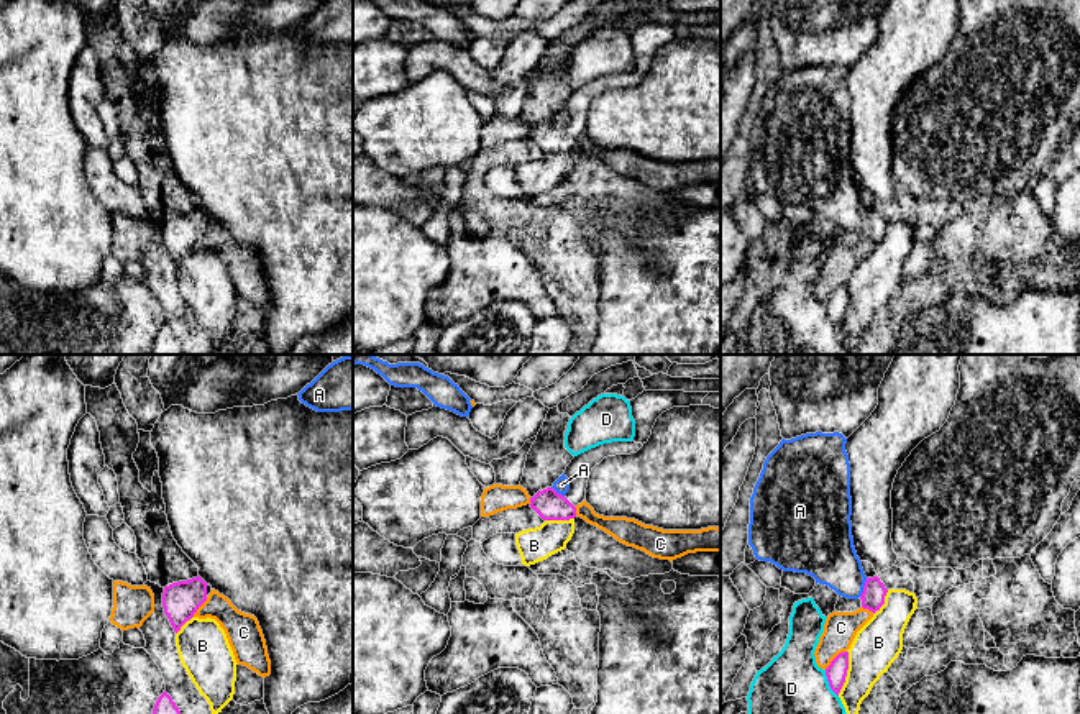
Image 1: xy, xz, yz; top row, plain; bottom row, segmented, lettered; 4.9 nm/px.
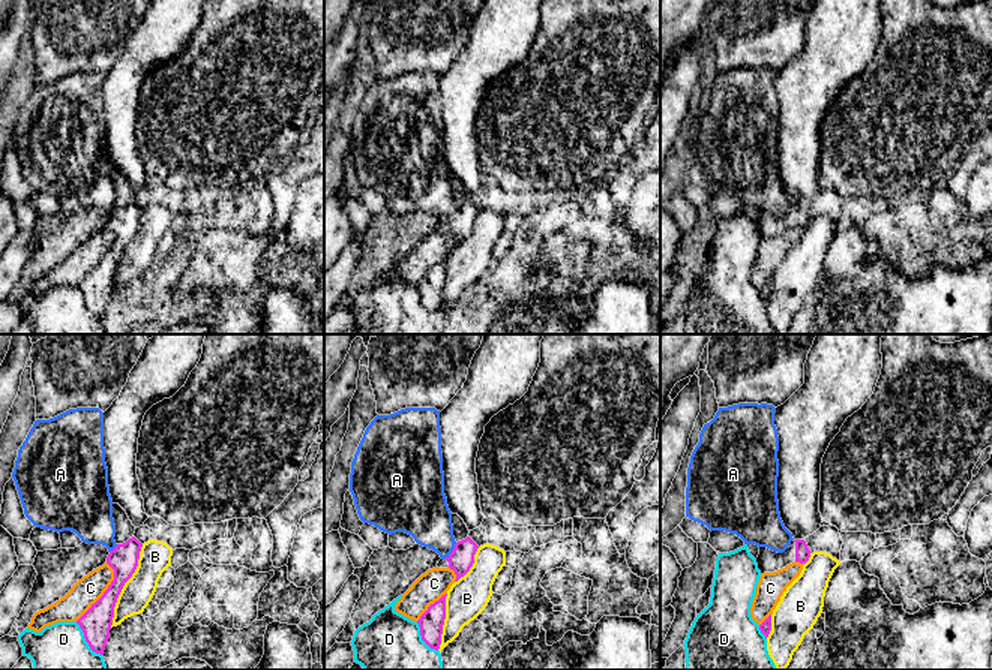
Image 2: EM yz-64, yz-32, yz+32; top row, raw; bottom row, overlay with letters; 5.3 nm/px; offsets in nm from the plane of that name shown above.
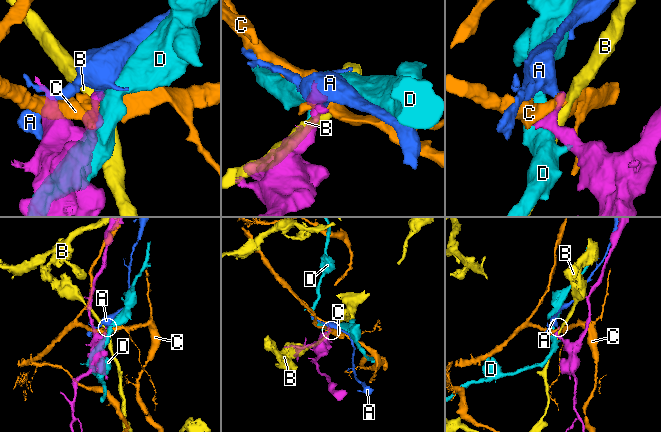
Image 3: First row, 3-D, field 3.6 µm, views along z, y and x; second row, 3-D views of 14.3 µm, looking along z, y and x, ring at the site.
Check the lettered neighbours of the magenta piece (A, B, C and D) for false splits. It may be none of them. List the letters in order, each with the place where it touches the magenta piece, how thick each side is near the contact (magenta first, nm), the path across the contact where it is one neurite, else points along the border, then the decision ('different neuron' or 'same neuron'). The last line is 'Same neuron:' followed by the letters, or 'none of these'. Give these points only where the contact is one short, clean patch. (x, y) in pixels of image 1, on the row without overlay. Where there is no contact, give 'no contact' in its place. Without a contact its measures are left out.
A: contact yz (864, 220); calibres 110 and 260 nm; border yz (867, 210), (859, 228); different neuron
B: contact yz (846, 306); calibres 100 and 220 nm; different neuron
C: contact yz (834, 291); calibres 100 and 160 nm; different neuron
D: contact yz (829, 315); calibres 100 and 460 nm; different neuron
Same neuron: none of these

